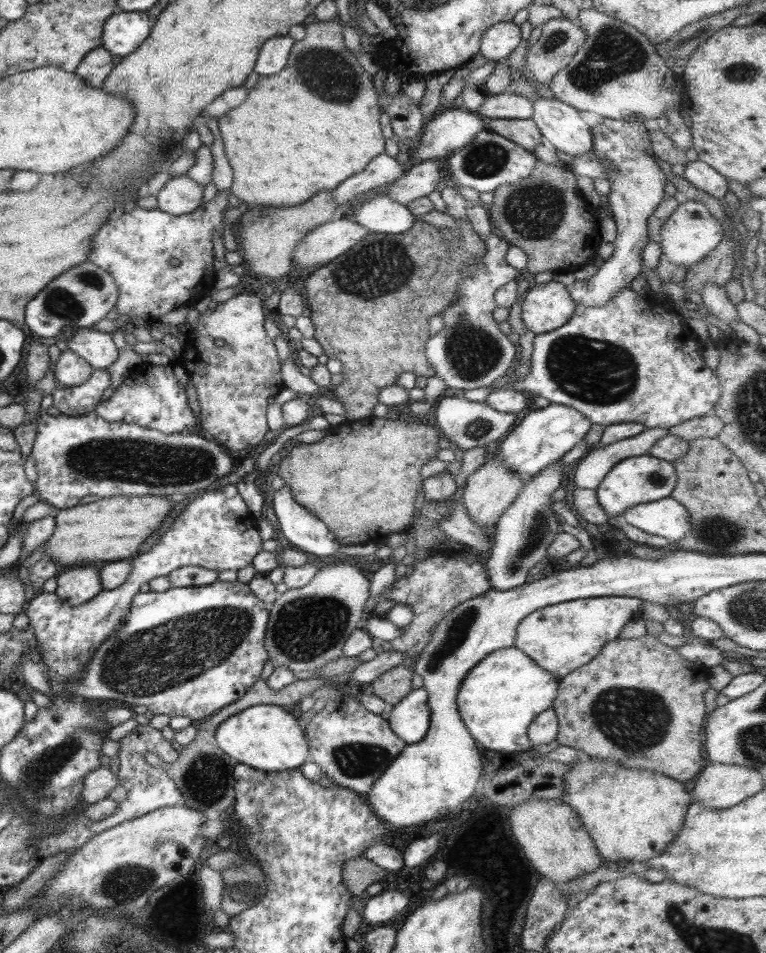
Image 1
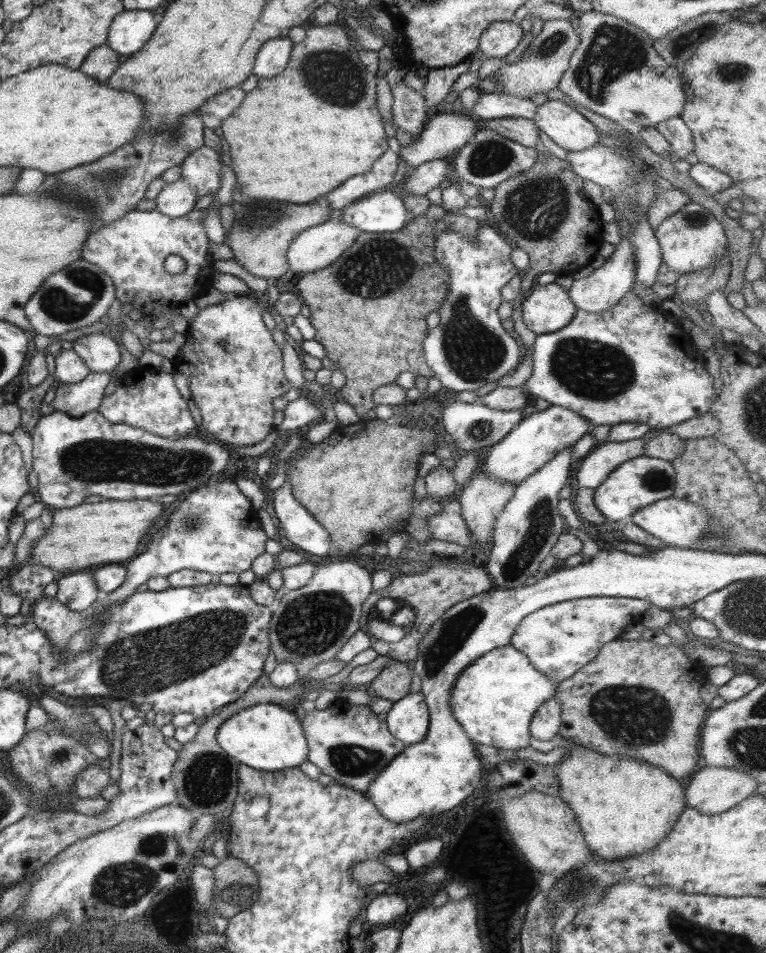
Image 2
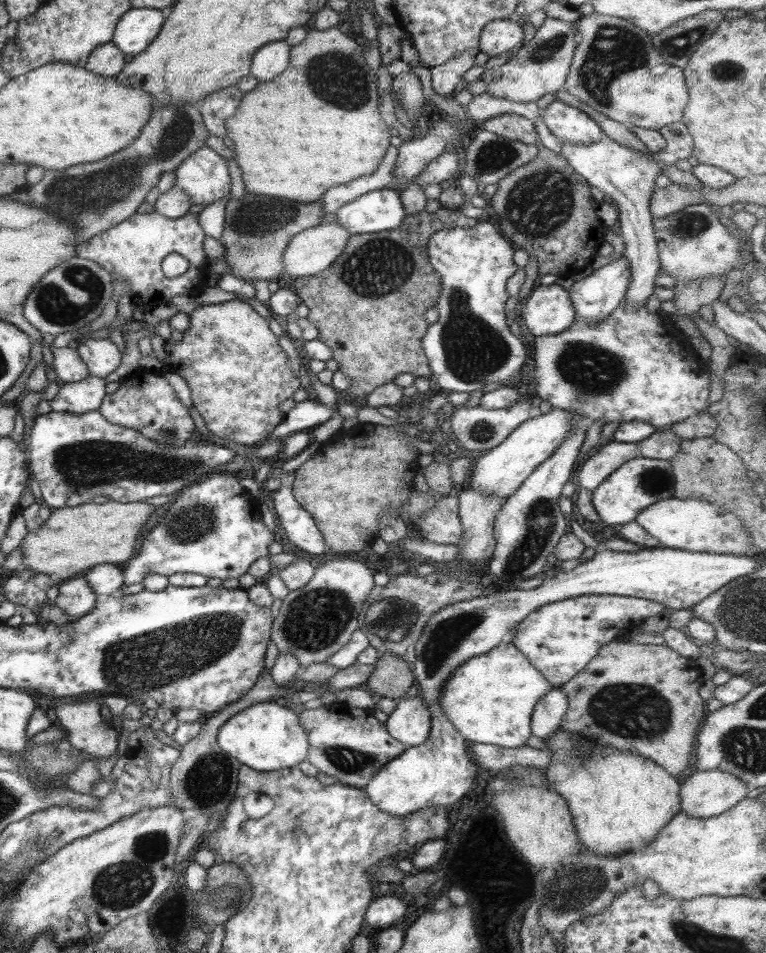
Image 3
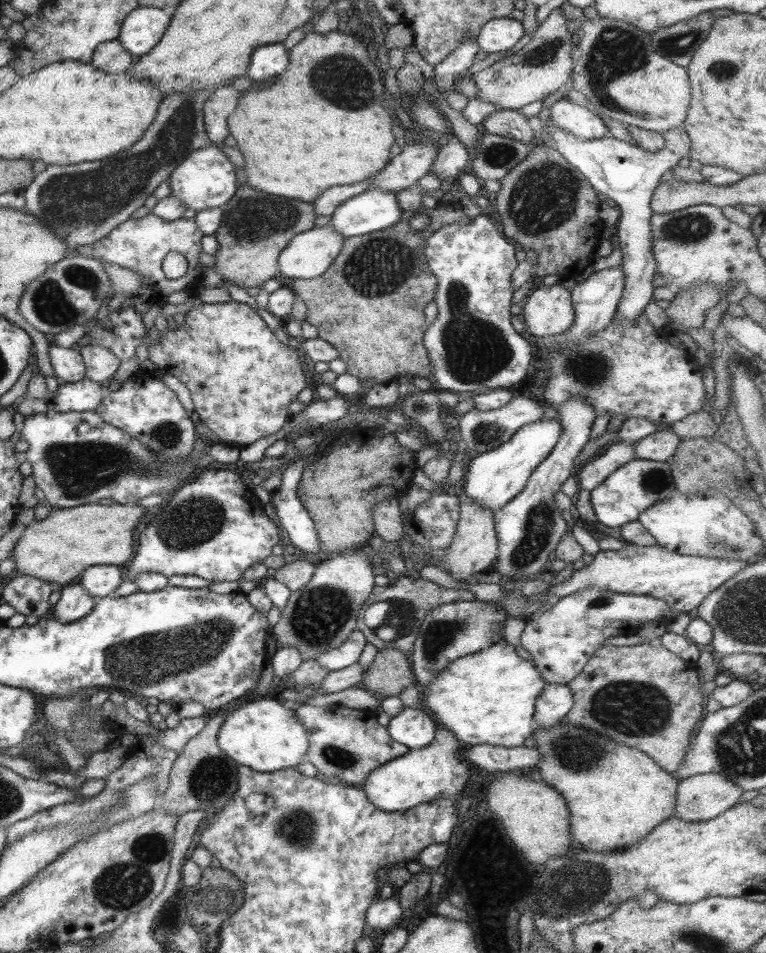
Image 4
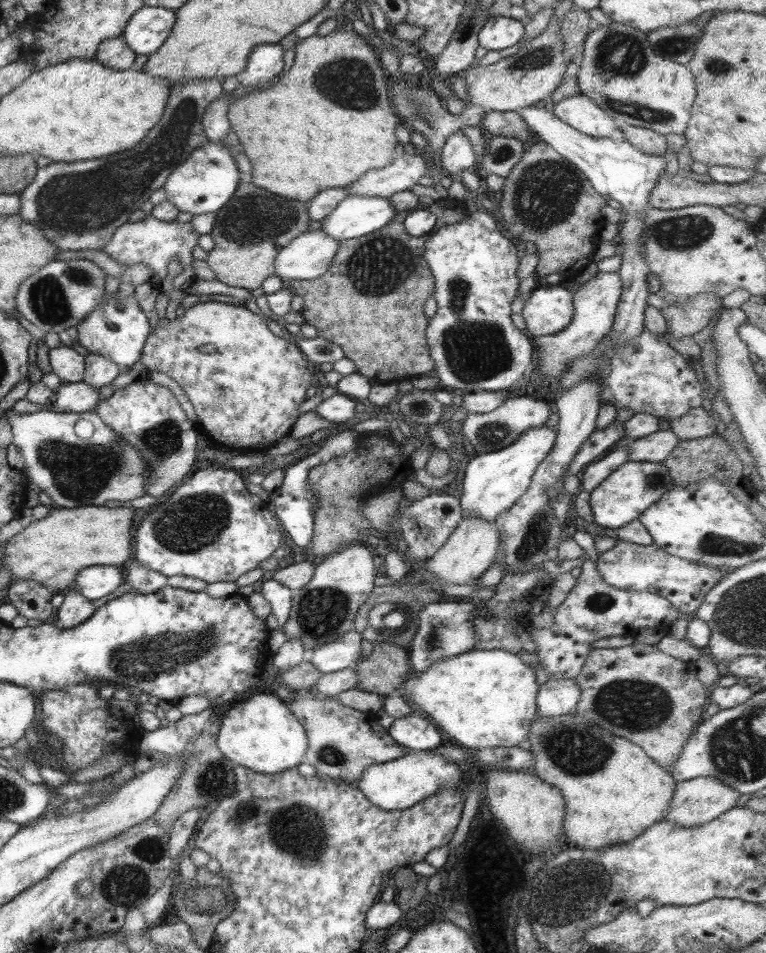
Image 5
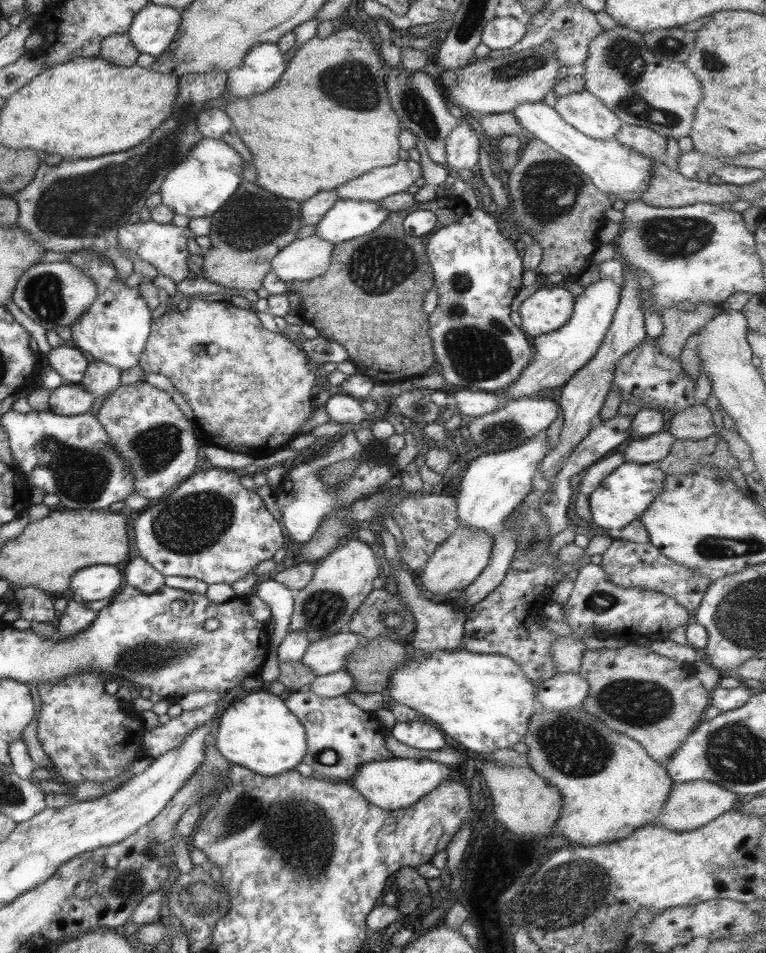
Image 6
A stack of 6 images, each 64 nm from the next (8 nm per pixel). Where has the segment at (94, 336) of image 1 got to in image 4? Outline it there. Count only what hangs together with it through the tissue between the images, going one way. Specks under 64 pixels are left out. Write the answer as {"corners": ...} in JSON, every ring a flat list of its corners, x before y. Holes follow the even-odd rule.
{"corners":[[85,345,79,352,82,357,85,375,91,382,111,379,119,368,119,360,99,345]]}

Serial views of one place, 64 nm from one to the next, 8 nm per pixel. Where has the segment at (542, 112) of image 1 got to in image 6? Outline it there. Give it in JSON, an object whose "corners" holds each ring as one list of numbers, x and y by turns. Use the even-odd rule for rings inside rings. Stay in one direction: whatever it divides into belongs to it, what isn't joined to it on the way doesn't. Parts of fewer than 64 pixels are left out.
{"corners":[[585,89,556,97,553,109,574,130,595,140,614,138,622,126,617,117]]}

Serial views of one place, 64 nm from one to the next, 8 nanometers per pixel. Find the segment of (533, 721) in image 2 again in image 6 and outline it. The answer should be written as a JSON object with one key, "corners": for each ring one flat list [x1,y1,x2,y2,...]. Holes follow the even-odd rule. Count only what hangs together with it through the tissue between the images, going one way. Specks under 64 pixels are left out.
{"corners":[[555,673,536,685,536,700,542,710,561,711,581,705,589,685,579,673]]}

